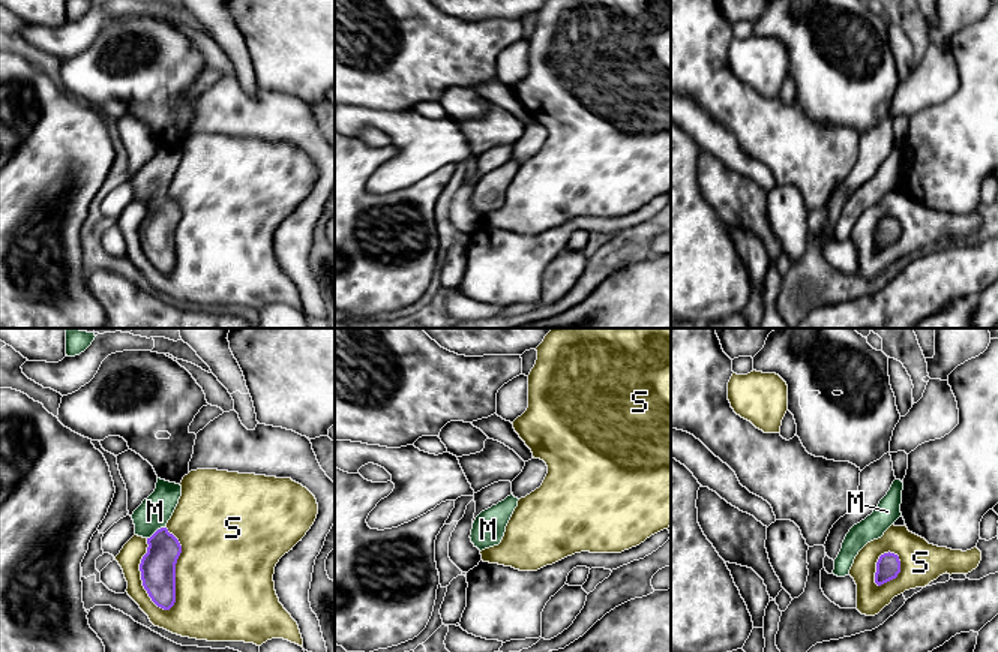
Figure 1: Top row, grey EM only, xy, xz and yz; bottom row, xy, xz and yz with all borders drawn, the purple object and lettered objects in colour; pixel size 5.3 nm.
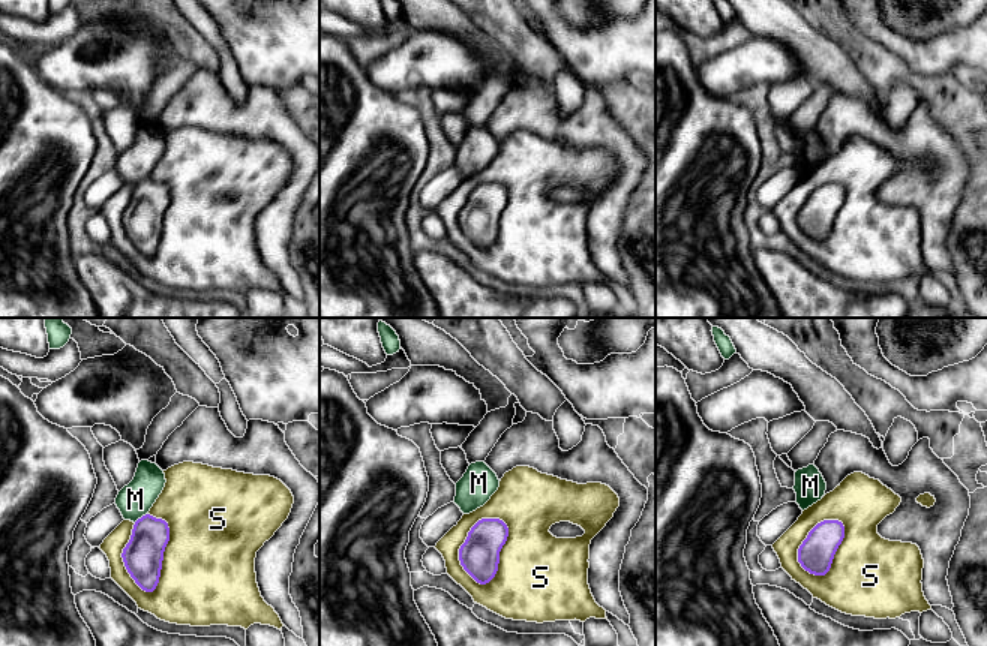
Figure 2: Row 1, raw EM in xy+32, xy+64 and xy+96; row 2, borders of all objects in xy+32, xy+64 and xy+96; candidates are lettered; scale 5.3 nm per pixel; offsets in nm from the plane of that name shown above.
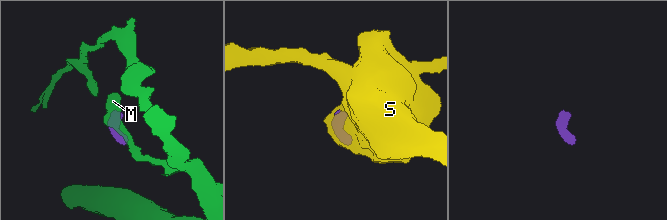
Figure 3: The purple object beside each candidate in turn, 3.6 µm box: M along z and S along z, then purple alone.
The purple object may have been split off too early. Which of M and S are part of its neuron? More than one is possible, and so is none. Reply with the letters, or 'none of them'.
M

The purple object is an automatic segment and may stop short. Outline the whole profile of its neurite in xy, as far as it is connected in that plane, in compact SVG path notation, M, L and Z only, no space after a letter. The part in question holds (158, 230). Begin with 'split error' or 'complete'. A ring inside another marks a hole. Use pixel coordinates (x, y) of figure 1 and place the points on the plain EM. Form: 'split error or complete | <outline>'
split error | M158 142L155 156L131 180L135 199L146 202L149 208L140 228L143 250L164 274L170 274L176 267L176 228L182 210L165 190L180 160L180 148Z

